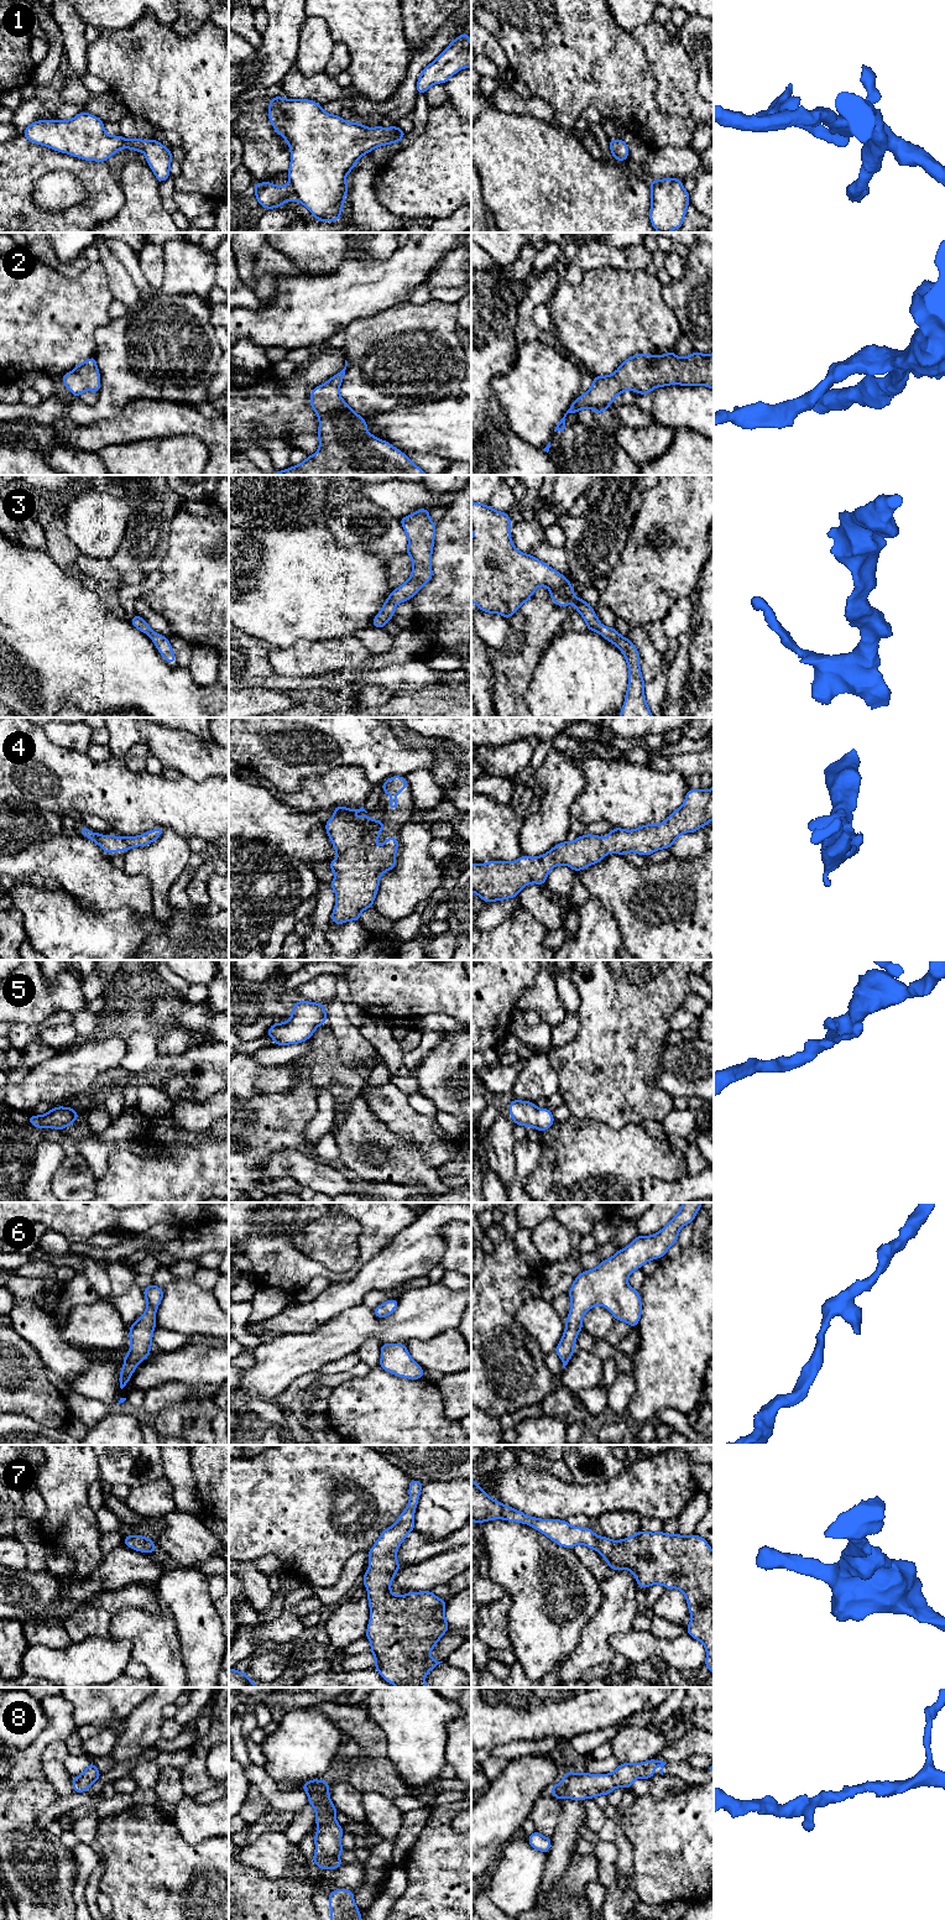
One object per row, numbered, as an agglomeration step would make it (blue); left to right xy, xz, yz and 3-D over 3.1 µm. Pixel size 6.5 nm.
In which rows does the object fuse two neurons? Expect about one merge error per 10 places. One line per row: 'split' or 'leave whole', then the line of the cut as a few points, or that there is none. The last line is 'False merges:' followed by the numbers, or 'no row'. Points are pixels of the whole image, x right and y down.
1: leave whole | no cut
2: leave whole | no cut
3: leave whole | no cut
4: leave whole | no cut
5: leave whole | no cut
6: leave whole | no cut
7: leave whole | no cut
8: leave whole | no cut
False merges: no row

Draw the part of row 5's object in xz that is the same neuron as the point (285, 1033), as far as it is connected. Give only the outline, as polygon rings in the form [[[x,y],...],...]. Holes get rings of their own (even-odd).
[[[302,1000],[293,1003],[292,1007],[293,1012],[287,1022],[272,1023],[266,1032],[275,1040],[273,1045],[303,1043],[327,1021],[324,1003]]]

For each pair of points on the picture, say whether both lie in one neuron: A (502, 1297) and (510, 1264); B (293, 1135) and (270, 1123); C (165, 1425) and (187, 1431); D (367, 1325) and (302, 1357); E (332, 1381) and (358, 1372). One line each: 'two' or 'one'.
A: one
B: one
C: one
D: one
E: one

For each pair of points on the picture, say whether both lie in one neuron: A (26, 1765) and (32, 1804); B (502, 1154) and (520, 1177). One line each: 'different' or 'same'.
A: same
B: different

